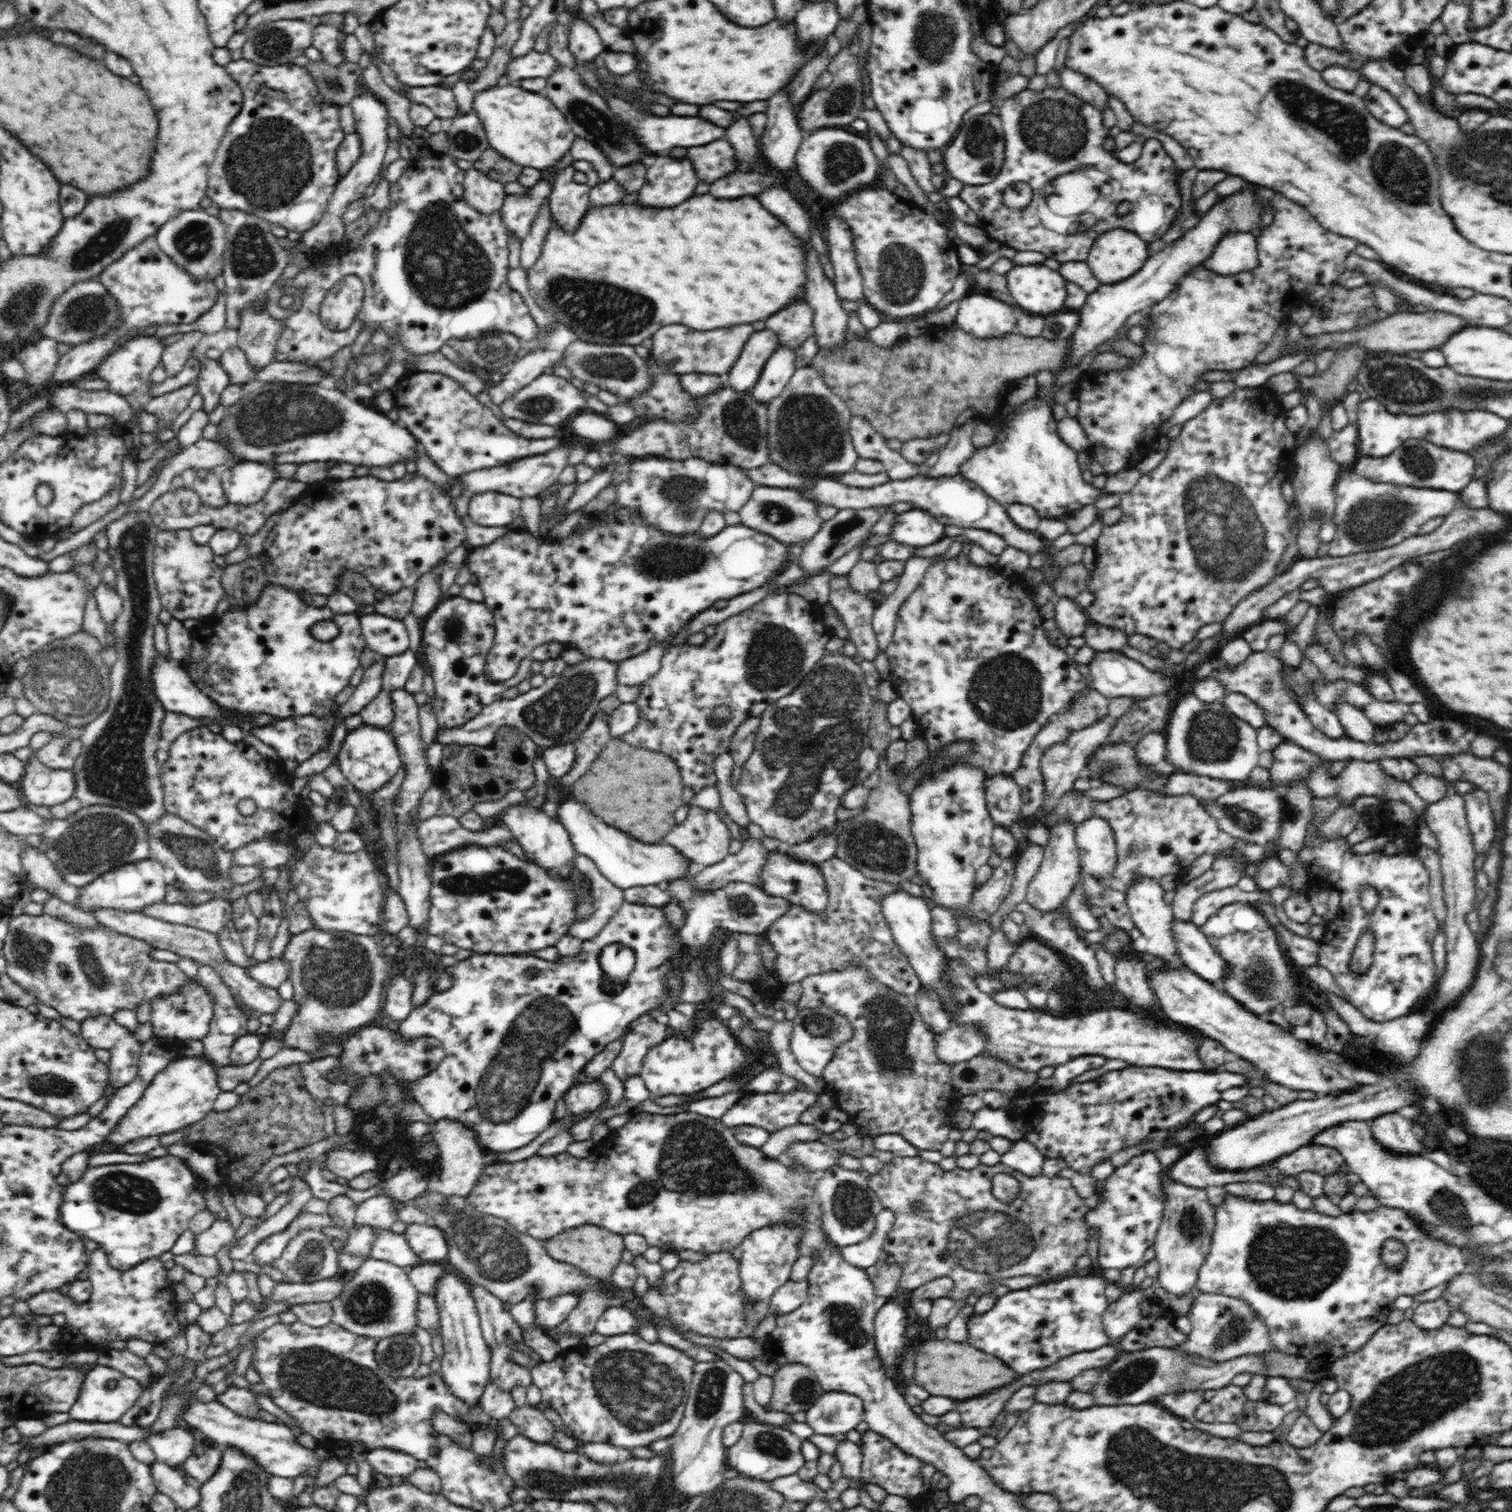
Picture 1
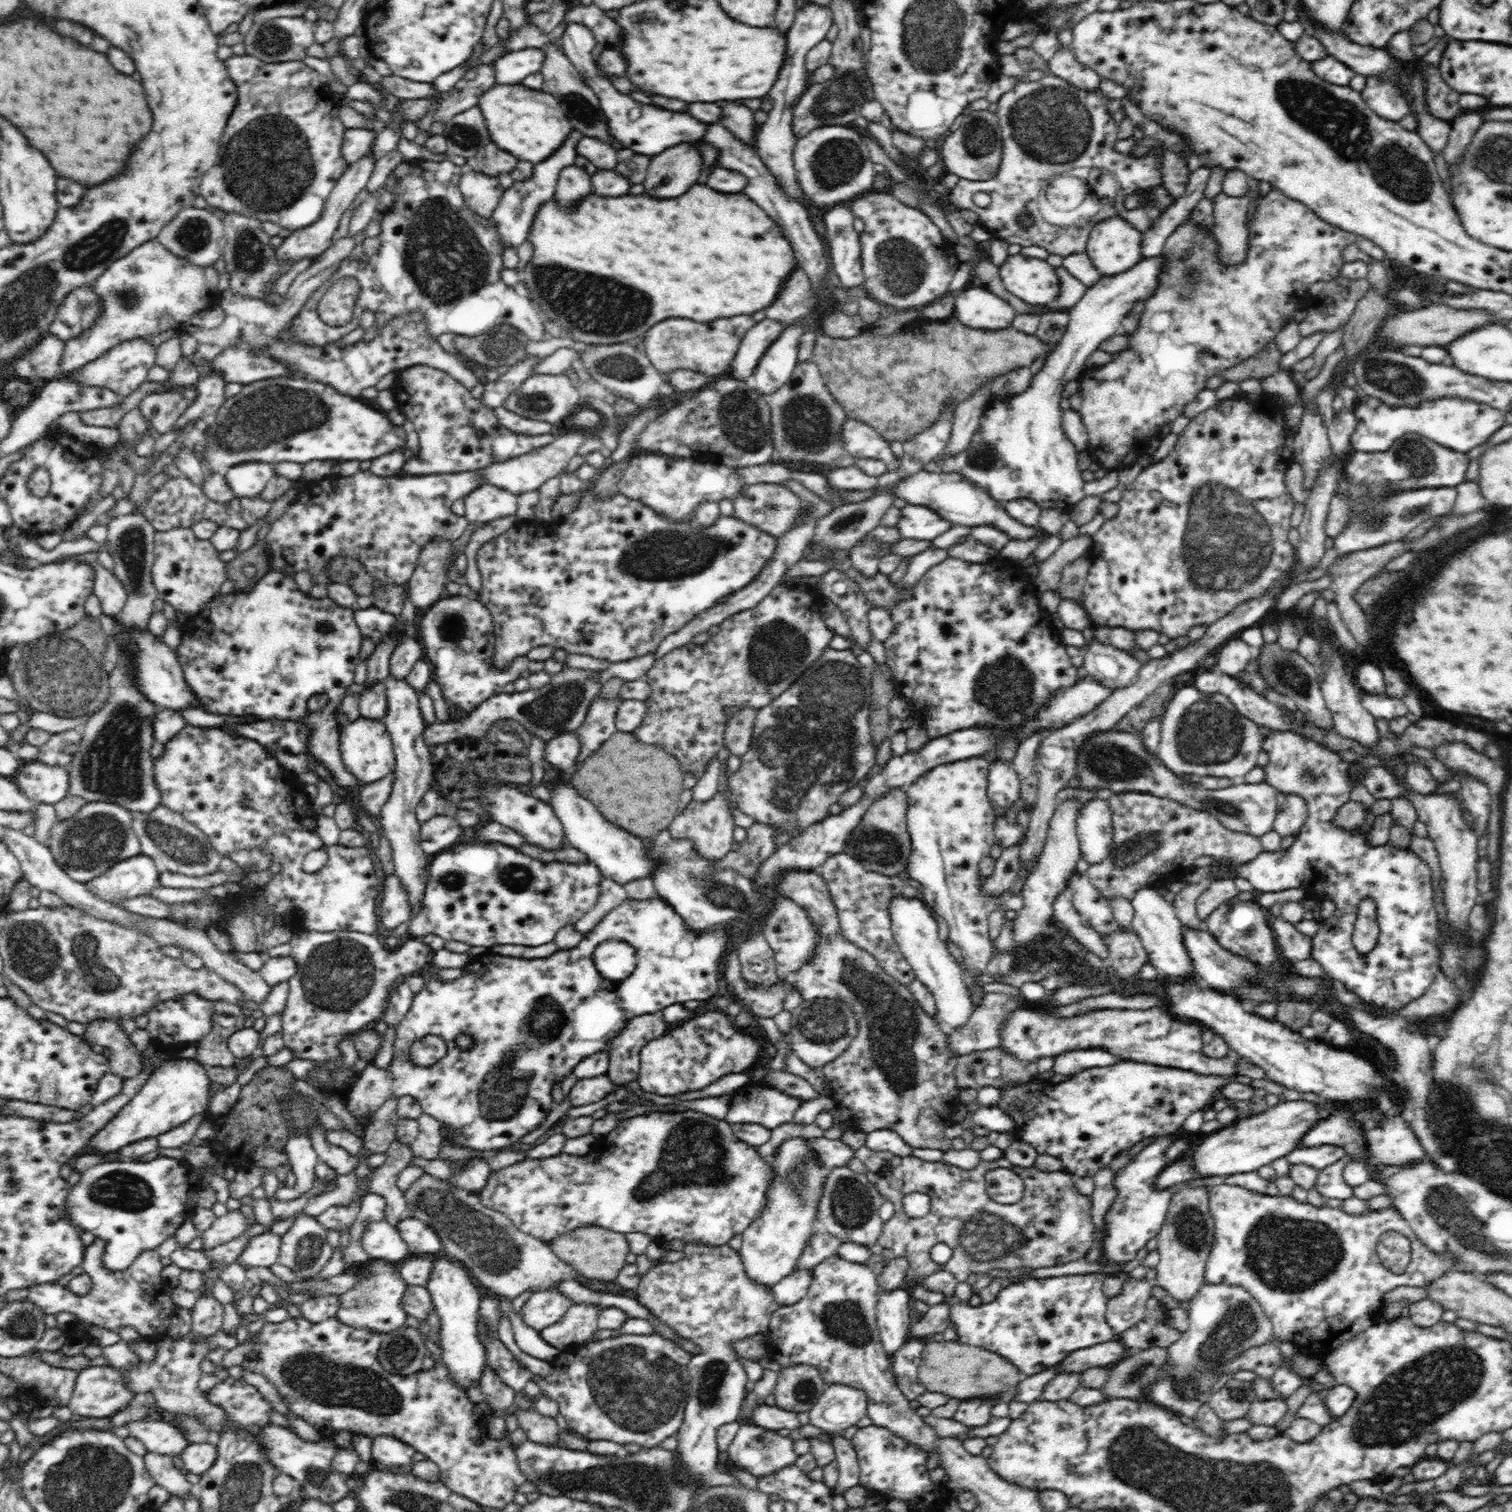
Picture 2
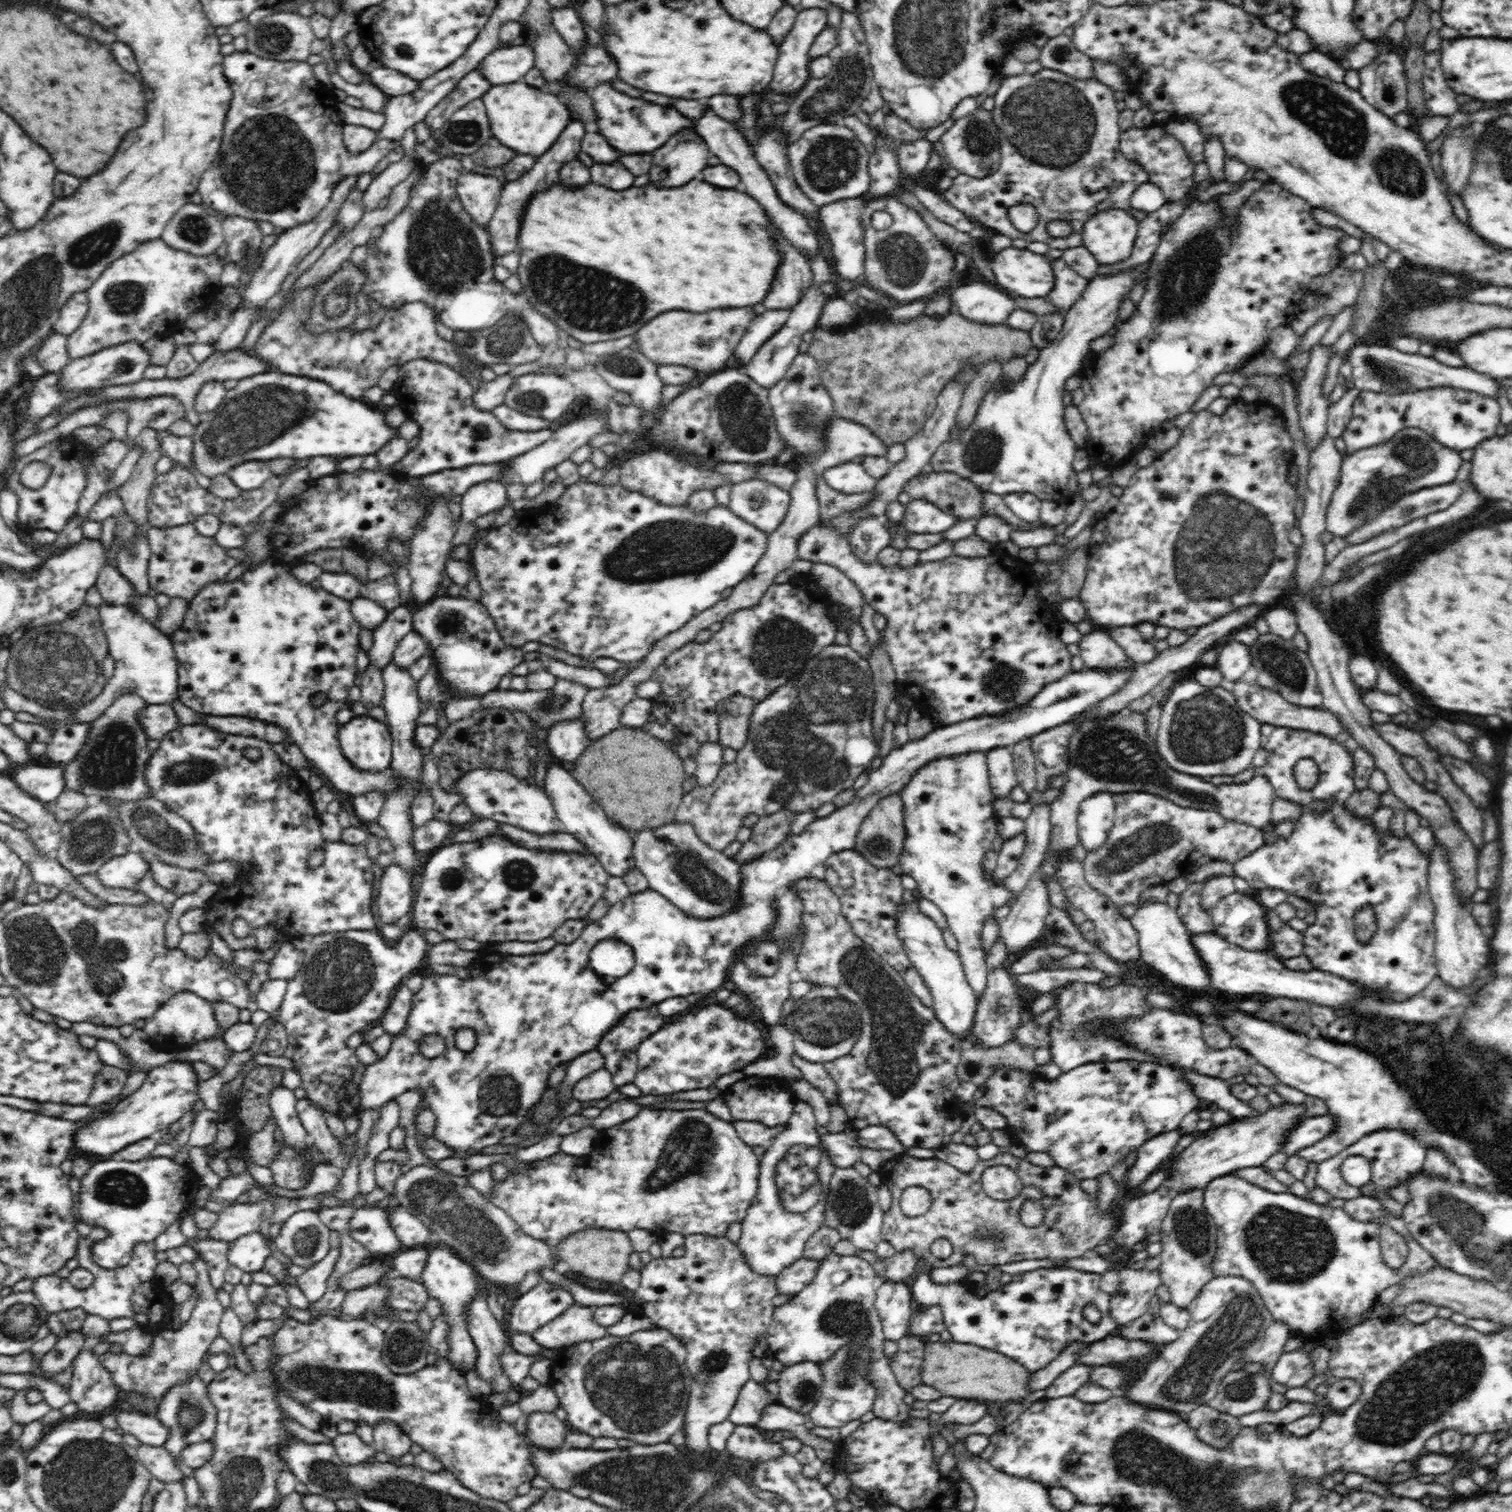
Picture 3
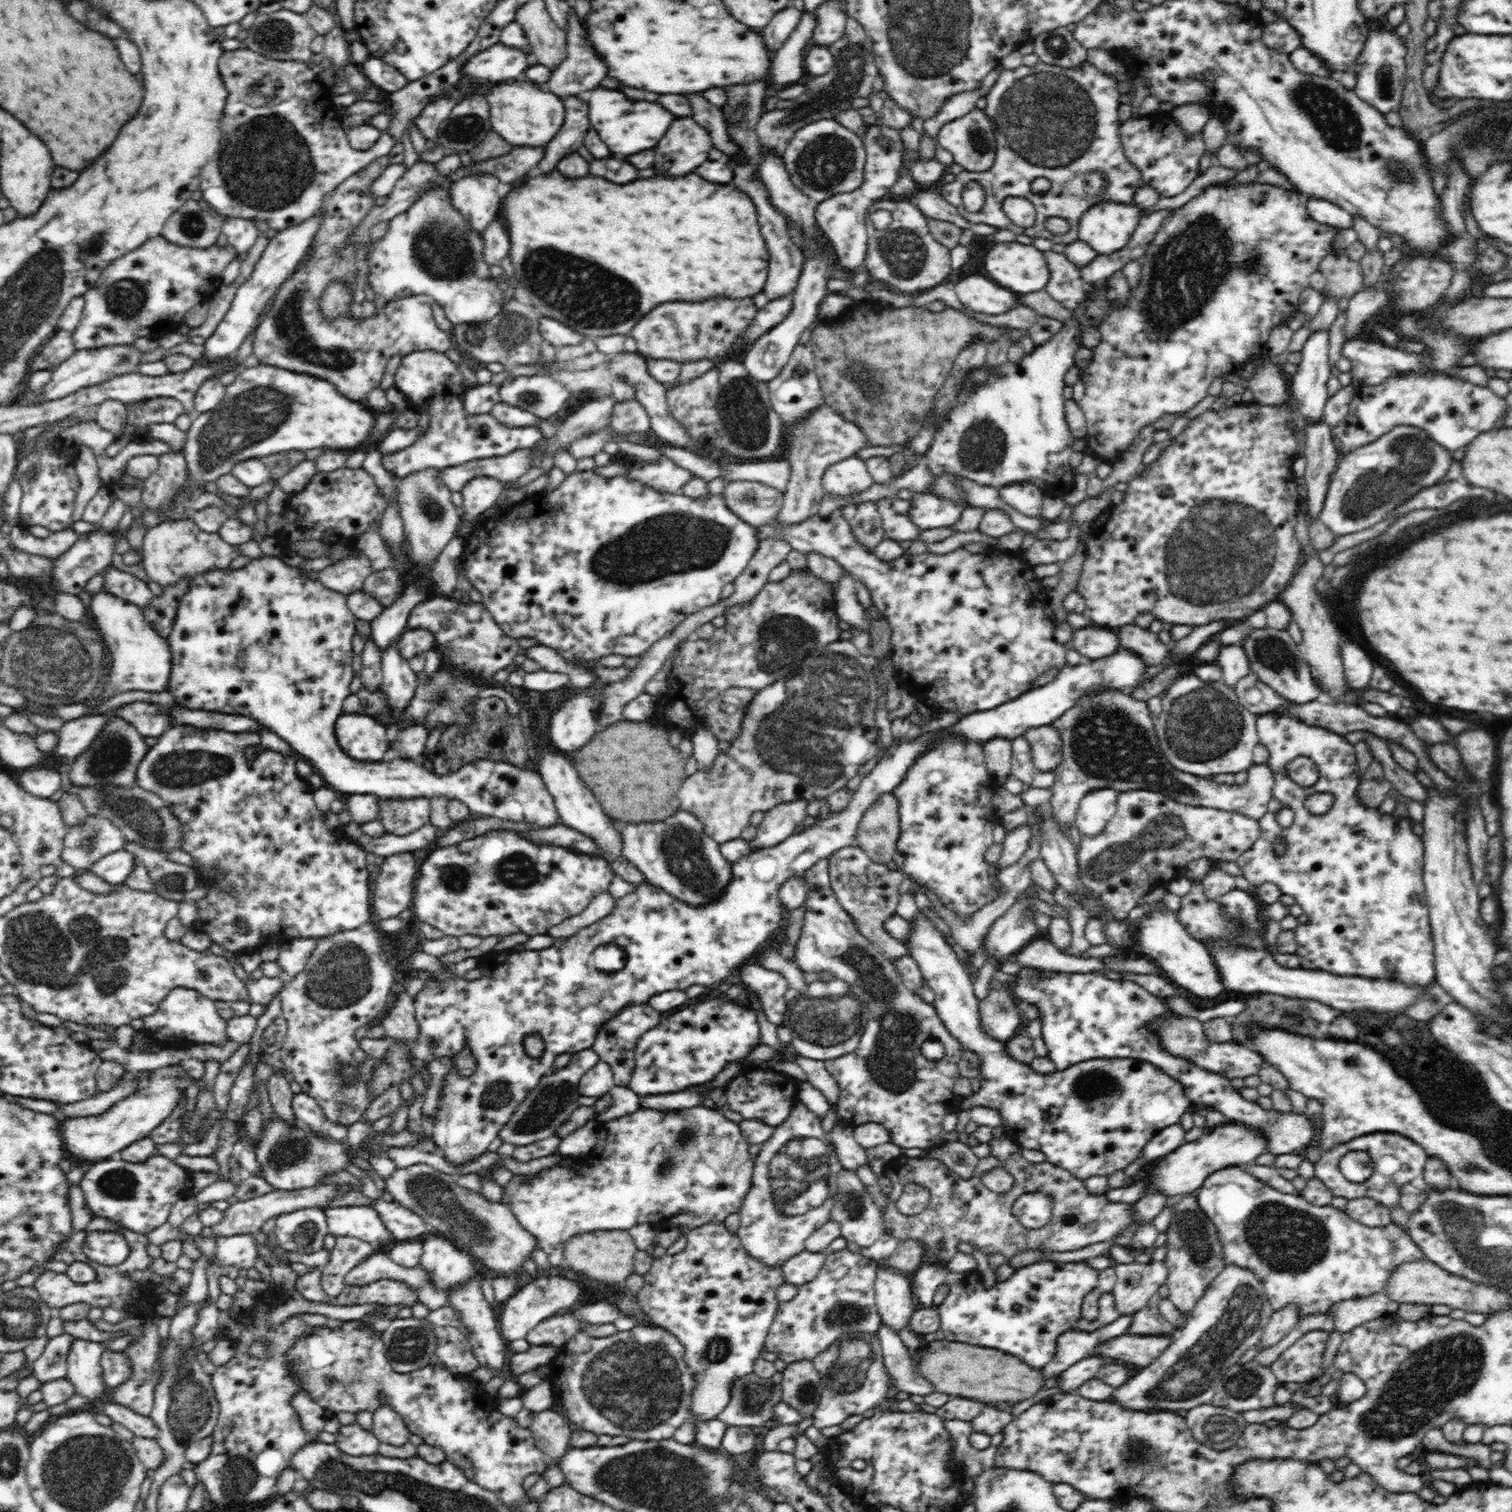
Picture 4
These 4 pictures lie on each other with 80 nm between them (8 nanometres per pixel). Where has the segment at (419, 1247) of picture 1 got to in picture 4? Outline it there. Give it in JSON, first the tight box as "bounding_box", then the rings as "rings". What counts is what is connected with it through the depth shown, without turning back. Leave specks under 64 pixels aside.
{"bounding_box":[371,1199,429,1241],"rings":[[[374,1199],[371,1205],[396,1241],[421,1240],[429,1232],[427,1224],[409,1208],[396,1201]]]}

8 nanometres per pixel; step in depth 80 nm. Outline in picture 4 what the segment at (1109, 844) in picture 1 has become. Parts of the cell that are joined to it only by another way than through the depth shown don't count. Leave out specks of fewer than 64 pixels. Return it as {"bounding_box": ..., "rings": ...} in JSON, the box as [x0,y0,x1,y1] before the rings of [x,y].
{"bounding_box":[1075,788,1118,837],"rings":[[[1096,788],[1080,800],[1075,821],[1080,835],[1096,837],[1106,829],[1116,812],[1118,795],[1112,788]]]}

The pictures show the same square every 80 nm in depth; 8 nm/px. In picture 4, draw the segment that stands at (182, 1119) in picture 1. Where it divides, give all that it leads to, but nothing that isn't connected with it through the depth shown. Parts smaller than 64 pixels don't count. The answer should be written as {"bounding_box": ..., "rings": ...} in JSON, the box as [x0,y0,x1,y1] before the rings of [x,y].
{"bounding_box":[60,1064,185,1163],"rings":[[[181,1064],[151,1070],[149,1077],[136,1089],[136,1092],[118,1102],[111,1110],[96,1116],[82,1116],[80,1118],[65,1116],[65,1119],[60,1121],[60,1135],[62,1135],[67,1156],[71,1159],[78,1158],[80,1162],[93,1161],[96,1163],[117,1157],[121,1150],[128,1148],[136,1140],[150,1137],[150,1132],[172,1115],[172,1112],[181,1102],[182,1094],[185,1094],[185,1088],[182,1086],[182,1078],[184,1078],[182,1074],[184,1072]]]}

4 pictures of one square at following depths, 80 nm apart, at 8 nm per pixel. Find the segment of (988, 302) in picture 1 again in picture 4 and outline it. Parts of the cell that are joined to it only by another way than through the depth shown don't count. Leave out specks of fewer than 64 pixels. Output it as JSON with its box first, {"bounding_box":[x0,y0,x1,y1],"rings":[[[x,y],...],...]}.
{"bounding_box":[955,273,1016,316],"rings":[[[976,273],[958,281],[955,292],[964,308],[980,314],[998,316],[1016,306],[1016,293]]]}

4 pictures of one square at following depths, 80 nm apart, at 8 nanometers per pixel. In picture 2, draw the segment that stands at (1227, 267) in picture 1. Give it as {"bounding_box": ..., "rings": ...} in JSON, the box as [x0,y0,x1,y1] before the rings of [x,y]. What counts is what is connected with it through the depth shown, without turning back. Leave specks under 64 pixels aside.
{"bounding_box":[1211,192,1250,266],"rings":[[[1221,192],[1214,196],[1213,224],[1211,231],[1218,241],[1217,258],[1226,266],[1234,266],[1246,260],[1250,231],[1246,227],[1246,213],[1250,204],[1248,192],[1241,197]]]}

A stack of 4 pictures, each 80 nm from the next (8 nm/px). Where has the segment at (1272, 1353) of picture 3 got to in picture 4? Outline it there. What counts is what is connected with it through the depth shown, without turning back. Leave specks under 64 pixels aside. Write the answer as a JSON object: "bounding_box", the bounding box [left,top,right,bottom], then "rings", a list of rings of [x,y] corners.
{"bounding_box":[1259,1305,1300,1350],"rings":[[[1296,1305],[1285,1306],[1283,1310],[1274,1311],[1268,1326],[1264,1328],[1259,1350],[1276,1346],[1278,1342],[1290,1334],[1300,1318]]]}

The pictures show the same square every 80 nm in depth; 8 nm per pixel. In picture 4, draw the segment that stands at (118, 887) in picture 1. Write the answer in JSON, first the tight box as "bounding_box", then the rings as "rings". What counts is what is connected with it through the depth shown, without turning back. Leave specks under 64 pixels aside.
{"bounding_box":[75,849,137,885],"rings":[[[125,849],[109,853],[104,859],[98,860],[90,869],[86,871],[76,871],[75,877],[84,874],[84,872],[92,872],[99,878],[112,885],[122,885],[126,883],[126,879],[132,874],[137,866],[137,859],[131,852]]]}

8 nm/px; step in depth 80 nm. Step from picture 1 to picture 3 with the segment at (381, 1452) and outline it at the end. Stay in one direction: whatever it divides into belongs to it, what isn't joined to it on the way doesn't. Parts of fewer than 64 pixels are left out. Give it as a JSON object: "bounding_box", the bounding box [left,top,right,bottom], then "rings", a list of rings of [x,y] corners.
{"bounding_box":[372,1420,412,1461],"rings":[[[382,1420],[373,1427],[374,1442],[372,1446],[376,1452],[384,1452],[390,1460],[397,1461],[410,1452],[412,1441],[410,1437],[396,1426],[395,1422]]]}

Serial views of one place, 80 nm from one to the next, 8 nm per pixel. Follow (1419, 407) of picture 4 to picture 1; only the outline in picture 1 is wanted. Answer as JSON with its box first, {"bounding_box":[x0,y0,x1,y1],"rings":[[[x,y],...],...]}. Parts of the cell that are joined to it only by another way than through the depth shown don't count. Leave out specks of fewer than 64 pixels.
{"bounding_box":[1358,398,1509,458],"rings":[[[1373,398],[1363,400],[1358,408],[1358,450],[1362,455],[1380,458],[1392,454],[1404,440],[1424,439],[1436,446],[1468,452],[1492,437],[1503,434],[1509,426],[1508,420],[1488,411],[1446,410],[1421,416],[1394,415]]]}

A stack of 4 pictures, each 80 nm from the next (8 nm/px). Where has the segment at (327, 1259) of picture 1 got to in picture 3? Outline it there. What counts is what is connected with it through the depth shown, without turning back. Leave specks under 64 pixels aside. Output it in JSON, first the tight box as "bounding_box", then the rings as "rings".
{"bounding_box":[273,1210,331,1269],"rings":[[[318,1210],[294,1212],[288,1220],[284,1220],[282,1223],[281,1231],[273,1239],[273,1242],[281,1254],[289,1258],[290,1264],[309,1269],[314,1264],[318,1264],[328,1254],[331,1249],[330,1243],[328,1243],[331,1230],[325,1224],[322,1224]]]}

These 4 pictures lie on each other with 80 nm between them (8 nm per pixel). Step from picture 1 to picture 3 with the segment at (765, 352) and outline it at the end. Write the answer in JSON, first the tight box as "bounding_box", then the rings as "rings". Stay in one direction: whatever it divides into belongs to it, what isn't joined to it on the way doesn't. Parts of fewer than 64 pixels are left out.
{"bounding_box":[734,308,790,370],"rings":[[[782,308],[782,310],[766,310],[761,315],[756,315],[749,322],[748,328],[736,348],[734,354],[736,366],[746,370],[748,363],[752,361],[761,346],[769,340],[772,334],[776,334],[784,326],[789,314],[790,311],[787,308]]]}

